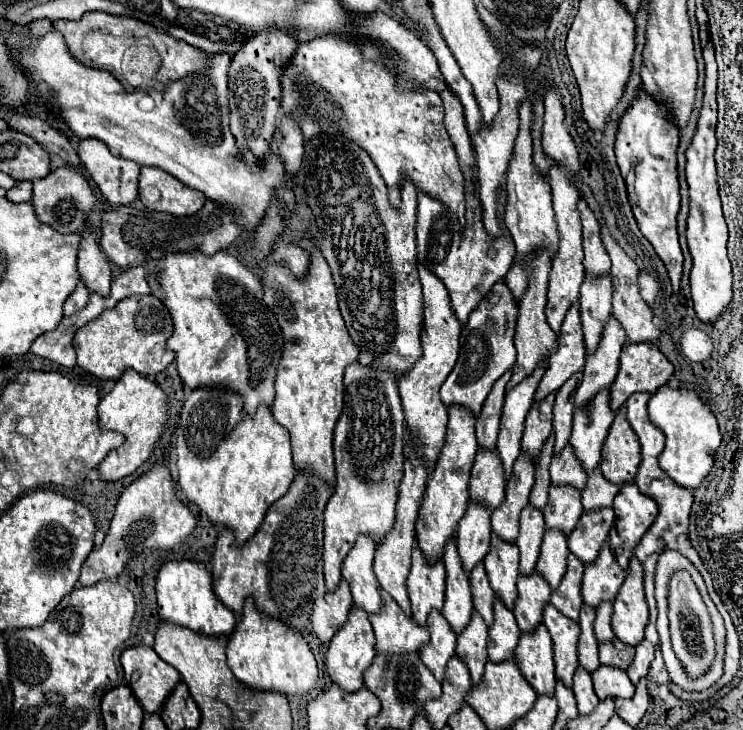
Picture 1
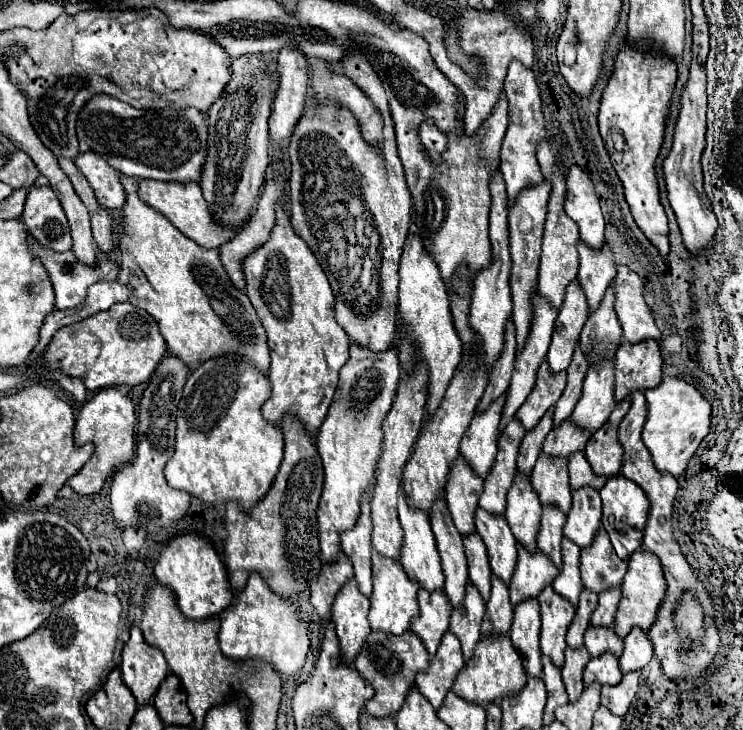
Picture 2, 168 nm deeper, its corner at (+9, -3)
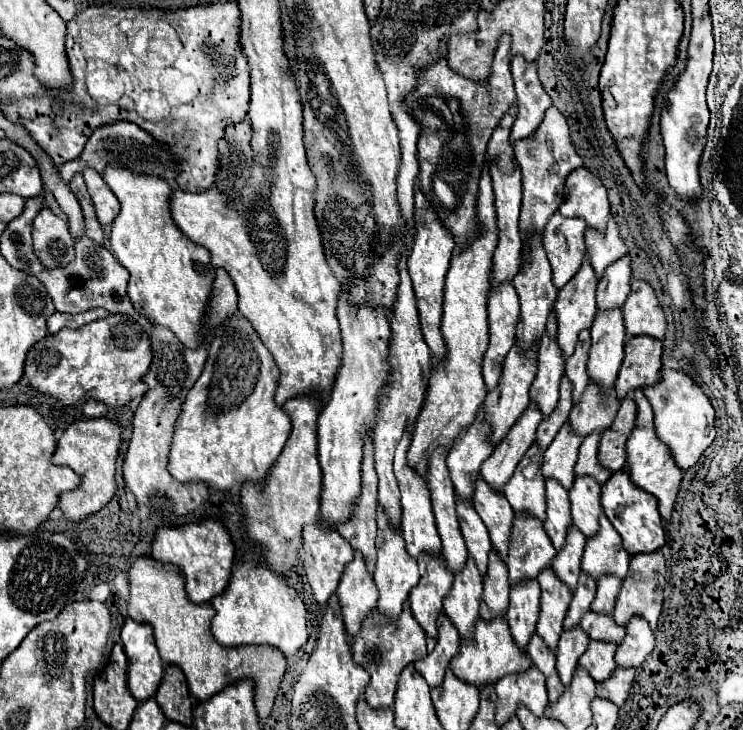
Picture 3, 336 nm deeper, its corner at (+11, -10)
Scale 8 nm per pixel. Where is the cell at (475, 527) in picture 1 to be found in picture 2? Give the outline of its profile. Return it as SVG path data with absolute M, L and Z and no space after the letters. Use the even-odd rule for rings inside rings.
M459 454L459 458L451 464L451 472L447 476L445 496L447 496L447 506L451 510L455 526L463 536L475 530L473 518L475 518L475 506L479 502L481 492L483 492L481 476L475 476L475 472L471 472L469 464L463 462Z

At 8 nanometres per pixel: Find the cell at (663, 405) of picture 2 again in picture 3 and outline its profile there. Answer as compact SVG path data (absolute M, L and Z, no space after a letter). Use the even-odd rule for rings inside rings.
M663 369L661 381L653 387L645 387L643 393L653 407L655 431L659 435L659 441L663 441L669 447L675 465L681 471L693 467L701 457L701 453L715 439L715 423L713 423L715 415L707 395L685 373L671 371L671 369Z

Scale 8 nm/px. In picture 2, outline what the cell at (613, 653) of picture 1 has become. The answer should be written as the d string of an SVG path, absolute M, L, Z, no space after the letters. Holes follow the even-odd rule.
M589 626L585 632L585 646L591 656L599 656L603 652L613 652L619 656L619 652L623 652L623 638L617 636L613 628Z

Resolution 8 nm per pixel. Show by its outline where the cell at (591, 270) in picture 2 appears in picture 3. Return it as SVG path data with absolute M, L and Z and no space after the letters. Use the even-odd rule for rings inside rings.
M613 215L609 217L609 225L605 231L593 231L593 229L585 231L585 247L597 279L601 279L609 263L613 263L615 259L621 259L621 255L627 255L627 249L619 237Z

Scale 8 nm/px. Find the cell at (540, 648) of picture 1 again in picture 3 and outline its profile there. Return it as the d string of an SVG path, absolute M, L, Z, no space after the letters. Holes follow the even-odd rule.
M525 581L511 587L507 623L515 645L525 651L529 639L535 633L535 623L539 619L539 583Z

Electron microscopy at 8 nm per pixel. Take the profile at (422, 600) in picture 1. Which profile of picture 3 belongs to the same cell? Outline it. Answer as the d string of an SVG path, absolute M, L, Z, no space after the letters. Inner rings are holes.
M407 431L401 439L401 443L397 445L395 449L395 463L393 463L393 469L395 469L395 477L399 481L399 489L401 489L401 507L403 507L403 517L401 517L401 533L403 533L403 539L405 539L405 547L407 547L407 553L417 559L419 555L423 553L429 553L429 555L439 555L441 553L441 539L439 539L439 533L437 533L437 527L435 527L435 517L433 517L433 511L431 511L431 499L429 499L429 487L427 483L413 471L407 467L407 461L405 461L405 453L409 449L409 443L411 443L411 431Z

